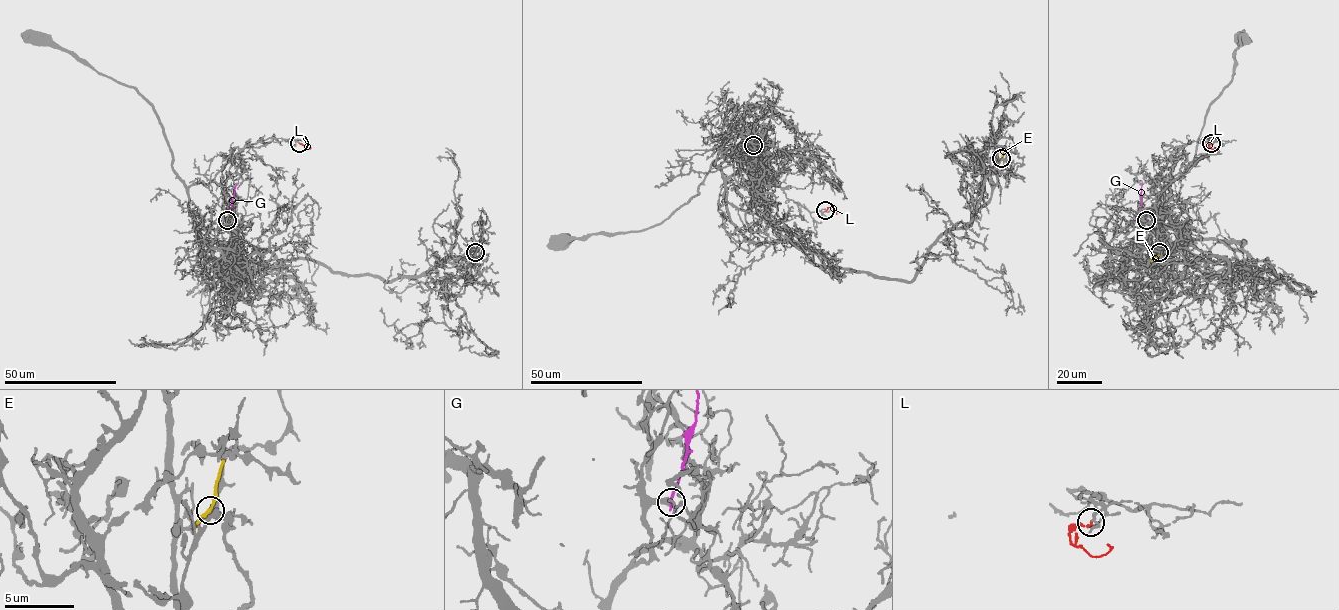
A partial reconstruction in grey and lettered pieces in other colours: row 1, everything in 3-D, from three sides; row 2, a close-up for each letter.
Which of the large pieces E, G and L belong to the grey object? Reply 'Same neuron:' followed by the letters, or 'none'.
Same neuron: none

